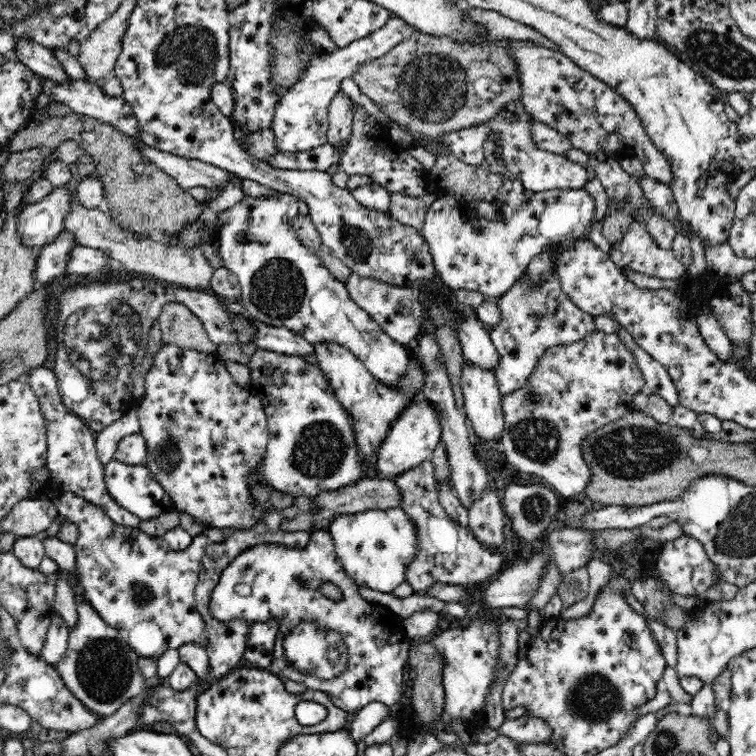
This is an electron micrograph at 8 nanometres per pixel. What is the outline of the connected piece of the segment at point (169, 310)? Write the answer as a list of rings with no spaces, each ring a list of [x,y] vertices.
[[[169,302],[161,308],[157,319],[162,332],[164,345],[178,346],[182,349],[215,353],[217,345],[210,341],[206,330],[198,317],[184,304]]]

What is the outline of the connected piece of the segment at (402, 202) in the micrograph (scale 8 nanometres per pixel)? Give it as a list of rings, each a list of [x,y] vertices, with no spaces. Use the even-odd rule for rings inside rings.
[[[390,194],[389,212],[399,223],[415,228],[422,233],[422,224],[428,207],[418,196]]]

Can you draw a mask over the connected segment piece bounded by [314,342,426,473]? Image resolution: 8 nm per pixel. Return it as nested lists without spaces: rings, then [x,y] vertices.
[[[318,342],[314,345],[314,349],[316,349],[314,364],[324,371],[340,405],[346,409],[346,413],[352,415],[351,427],[356,435],[356,446],[371,473],[380,445],[387,437],[392,423],[422,392],[422,386],[426,382],[425,370],[422,369],[418,359],[412,358],[401,384],[392,387],[380,383],[348,348],[336,342],[324,342],[324,344]]]

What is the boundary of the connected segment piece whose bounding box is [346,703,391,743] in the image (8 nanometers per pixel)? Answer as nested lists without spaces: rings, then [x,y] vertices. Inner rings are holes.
[[[370,703],[356,710],[356,716],[347,724],[346,729],[350,738],[358,743],[368,736],[380,722],[388,718],[391,718],[389,706],[382,703]]]

